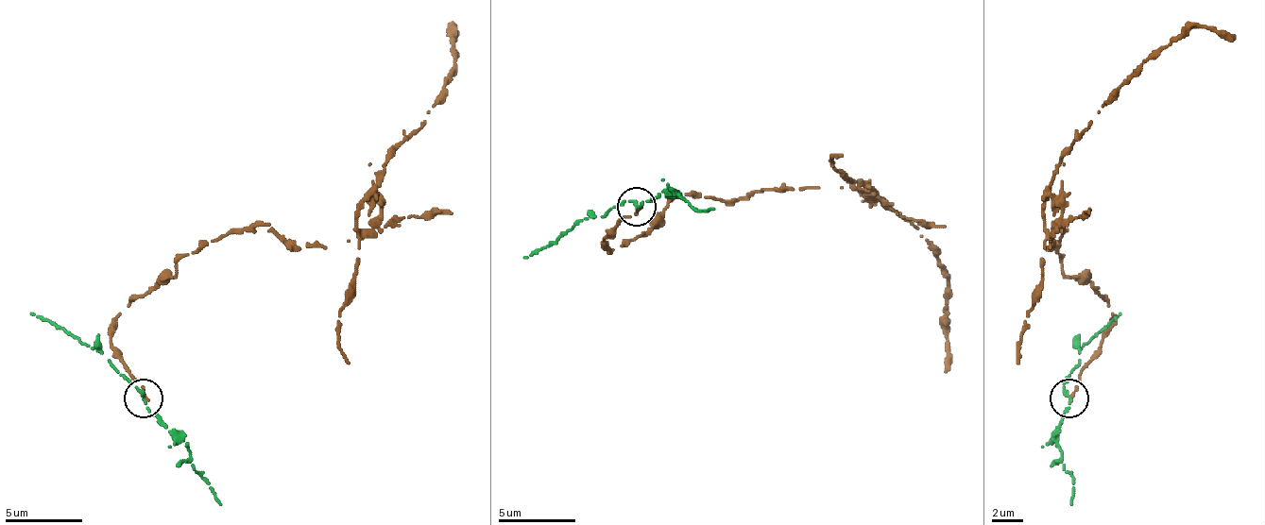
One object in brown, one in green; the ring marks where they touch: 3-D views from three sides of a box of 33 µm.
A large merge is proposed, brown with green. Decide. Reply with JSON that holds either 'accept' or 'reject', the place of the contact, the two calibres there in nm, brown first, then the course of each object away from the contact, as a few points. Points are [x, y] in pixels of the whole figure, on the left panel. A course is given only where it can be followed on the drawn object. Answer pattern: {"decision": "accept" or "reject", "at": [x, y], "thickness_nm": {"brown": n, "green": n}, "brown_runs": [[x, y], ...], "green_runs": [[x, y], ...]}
{"decision": "reject", "at": [144, 397], "thickness_nm": {"brown": 260, "green": 280}, "brown_runs": [[143, 395], [119, 313], [213, 240], [367, 224], [457, 42]], "green_runs": [[143, 398], [103, 352], [29, 313]]}

